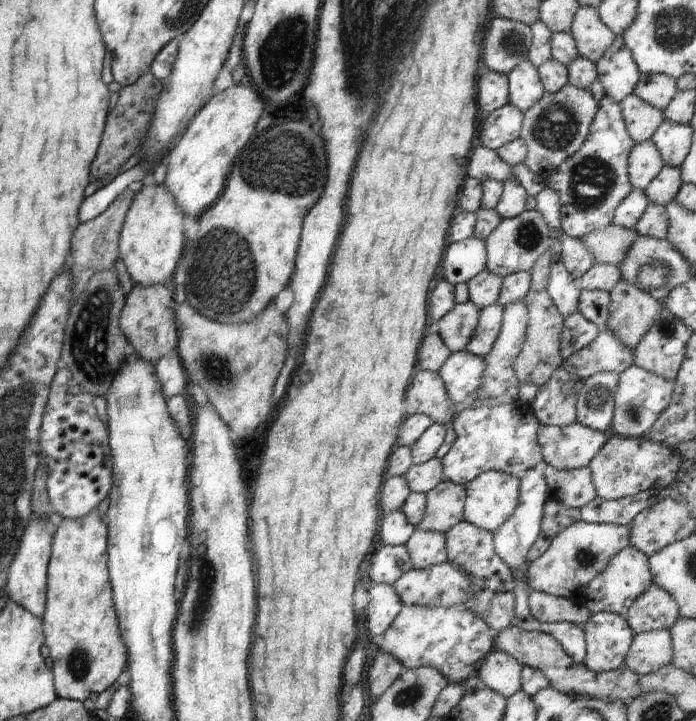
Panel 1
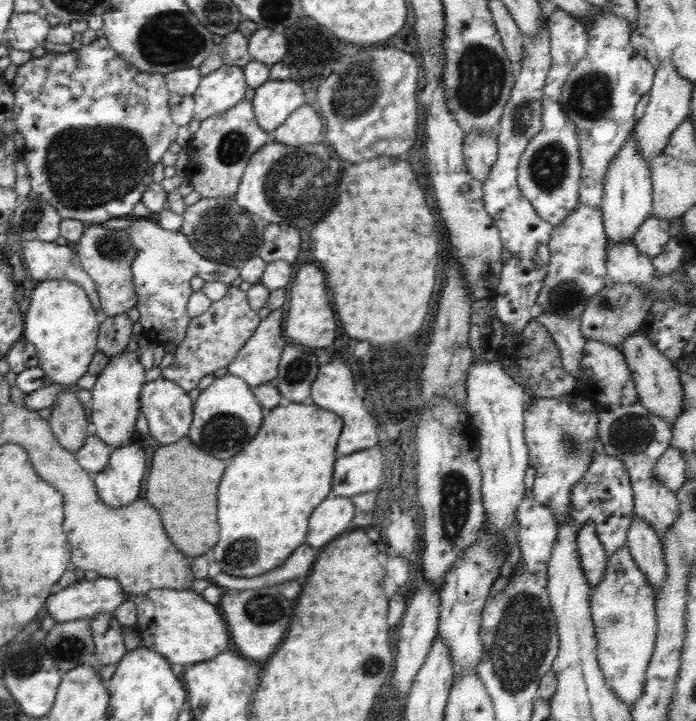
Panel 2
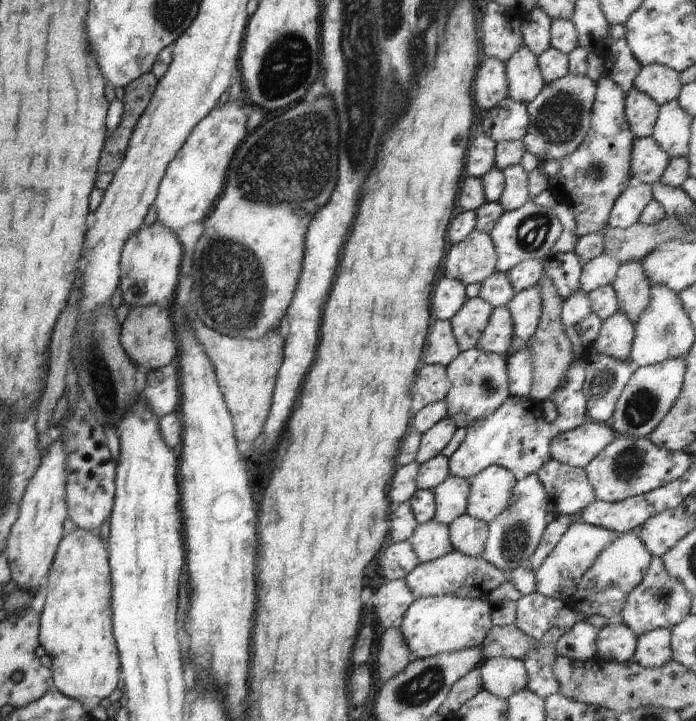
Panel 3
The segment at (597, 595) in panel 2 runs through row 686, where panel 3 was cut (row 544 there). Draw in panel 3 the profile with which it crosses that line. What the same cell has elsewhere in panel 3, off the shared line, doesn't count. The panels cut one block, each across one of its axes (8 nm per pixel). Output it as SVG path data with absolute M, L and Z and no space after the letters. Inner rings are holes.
M629 532L622 533L600 553L594 564L582 575L573 594L573 610L586 617L600 615L611 619L620 615L628 595L645 577L652 557L638 536Z

